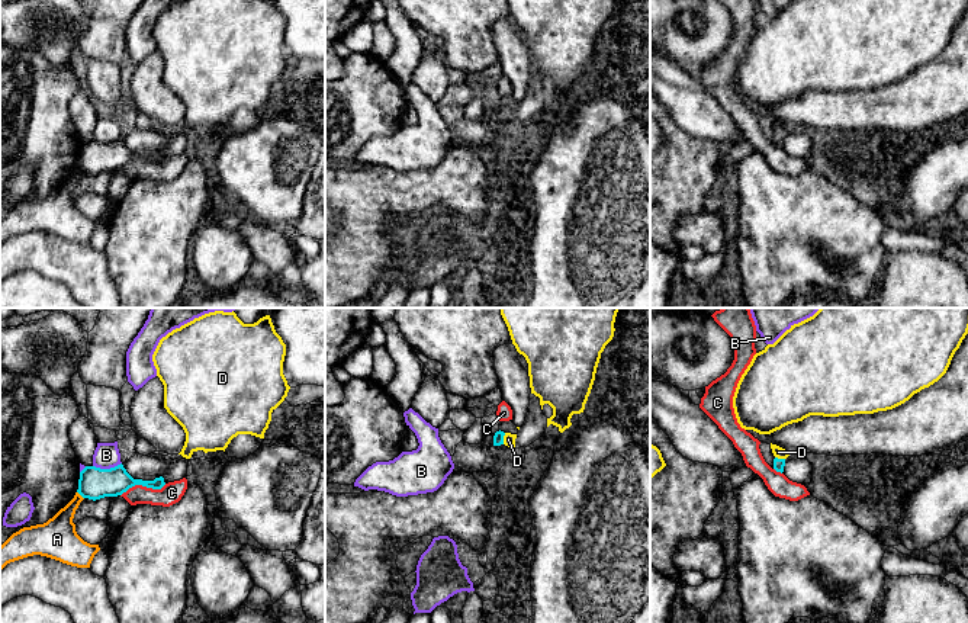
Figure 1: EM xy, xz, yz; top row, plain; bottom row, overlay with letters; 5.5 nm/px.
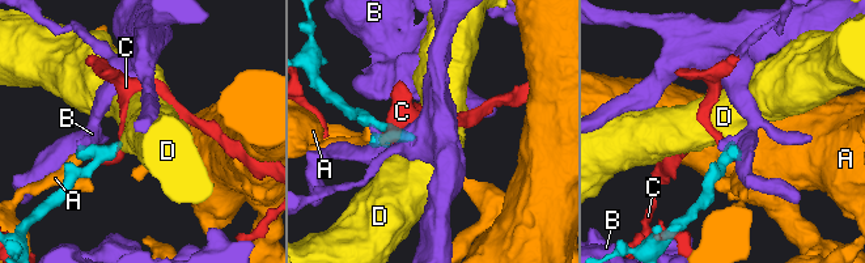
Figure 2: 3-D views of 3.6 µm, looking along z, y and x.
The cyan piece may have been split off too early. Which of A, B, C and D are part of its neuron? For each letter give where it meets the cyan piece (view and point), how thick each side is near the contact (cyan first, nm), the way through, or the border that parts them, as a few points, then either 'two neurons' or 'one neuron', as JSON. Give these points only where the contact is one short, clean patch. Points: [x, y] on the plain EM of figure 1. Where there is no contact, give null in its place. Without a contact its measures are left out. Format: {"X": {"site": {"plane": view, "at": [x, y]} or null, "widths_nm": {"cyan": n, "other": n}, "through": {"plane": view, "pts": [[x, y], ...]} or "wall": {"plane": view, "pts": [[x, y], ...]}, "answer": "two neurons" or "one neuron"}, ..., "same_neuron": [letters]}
{"A": {"site": {"plane": "xy", "at": [80, 169]}, "widths_nm": {"cyan": 170, "other": 190}, "answer": "two neurons"}, "B": {"site": {"plane": "xy", "at": [106, 144]}, "widths_nm": {"cyan": 170, "other": 140}, "wall": {"plane": "xy", "pts": [[121, 137], [109, 143], [93, 141]]}, "answer": "two neurons"}, "C": {"site": {"plane": "xy", "at": [142, 160]}, "widths_nm": {"cyan": 160, "other": 120}, "answer": "two neurons"}, "D": {"site": {"plane": "xz", "at": [502, 113]}, "widths_nm": {"cyan": 60, "other": 60}, "through": {"plane": "xz", "pts": [[498, 113], [502, 113], [508, 113]]}, "answer": "one neuron"}, "same_neuron": ["D"]}

